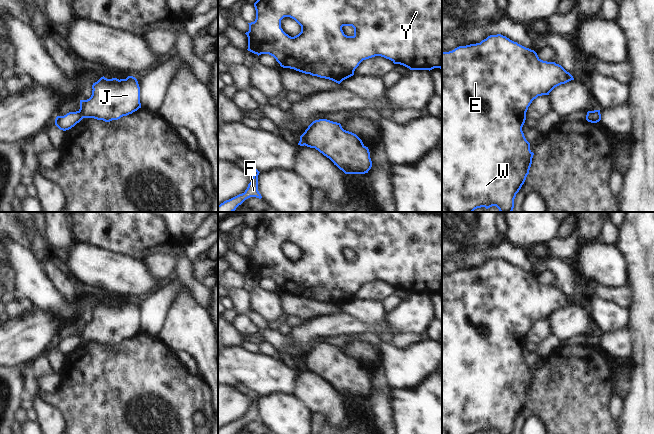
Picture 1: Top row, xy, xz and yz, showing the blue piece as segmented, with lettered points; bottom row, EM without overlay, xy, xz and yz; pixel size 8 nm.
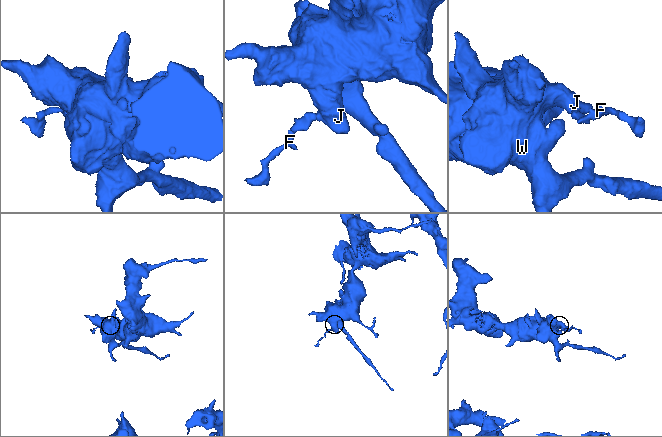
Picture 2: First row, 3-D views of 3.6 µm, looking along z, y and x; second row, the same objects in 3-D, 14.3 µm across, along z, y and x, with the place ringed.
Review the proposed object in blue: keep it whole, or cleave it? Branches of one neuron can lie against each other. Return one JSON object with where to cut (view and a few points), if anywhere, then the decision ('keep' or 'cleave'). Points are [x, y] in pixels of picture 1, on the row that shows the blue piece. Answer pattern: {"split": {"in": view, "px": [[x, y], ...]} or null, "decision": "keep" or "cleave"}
{"split": {"in": "xy", "px": [[78, 111], [83, 117]]}, "decision": "cleave"}

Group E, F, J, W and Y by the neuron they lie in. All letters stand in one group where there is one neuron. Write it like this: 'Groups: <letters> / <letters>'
Groups: E J W Y / F

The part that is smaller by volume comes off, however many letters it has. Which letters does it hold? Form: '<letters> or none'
F

